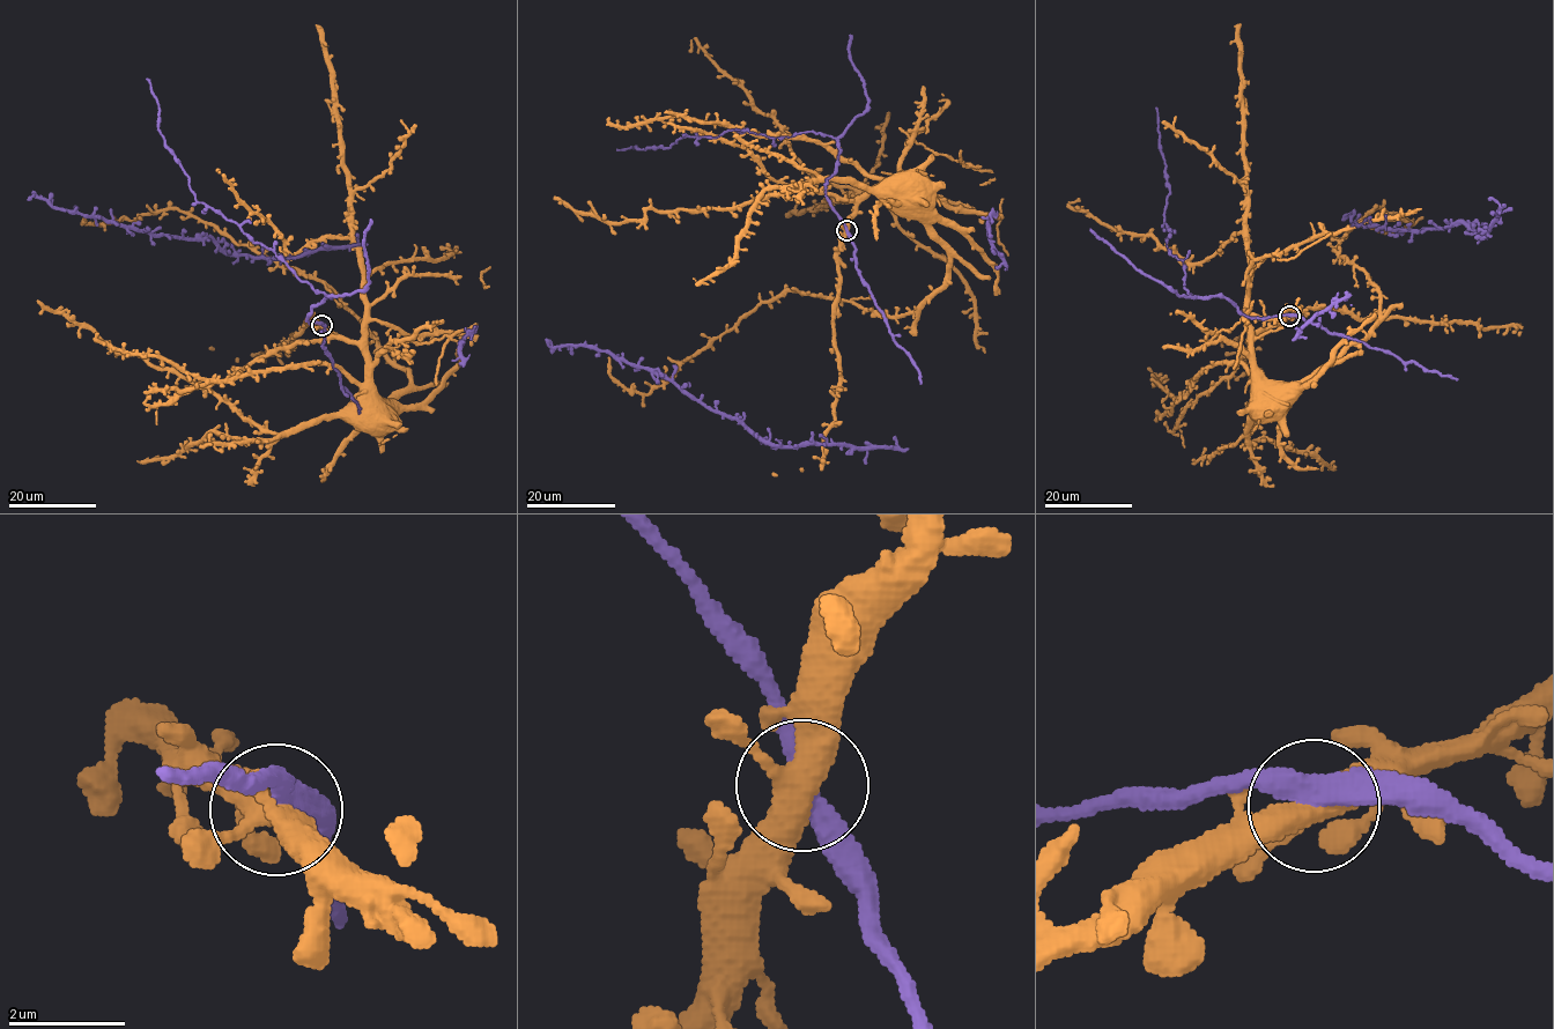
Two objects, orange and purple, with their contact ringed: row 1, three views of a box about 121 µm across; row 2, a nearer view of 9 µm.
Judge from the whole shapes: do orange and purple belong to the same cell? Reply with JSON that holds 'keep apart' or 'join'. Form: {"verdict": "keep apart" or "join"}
{"verdict": "keep apart"}

